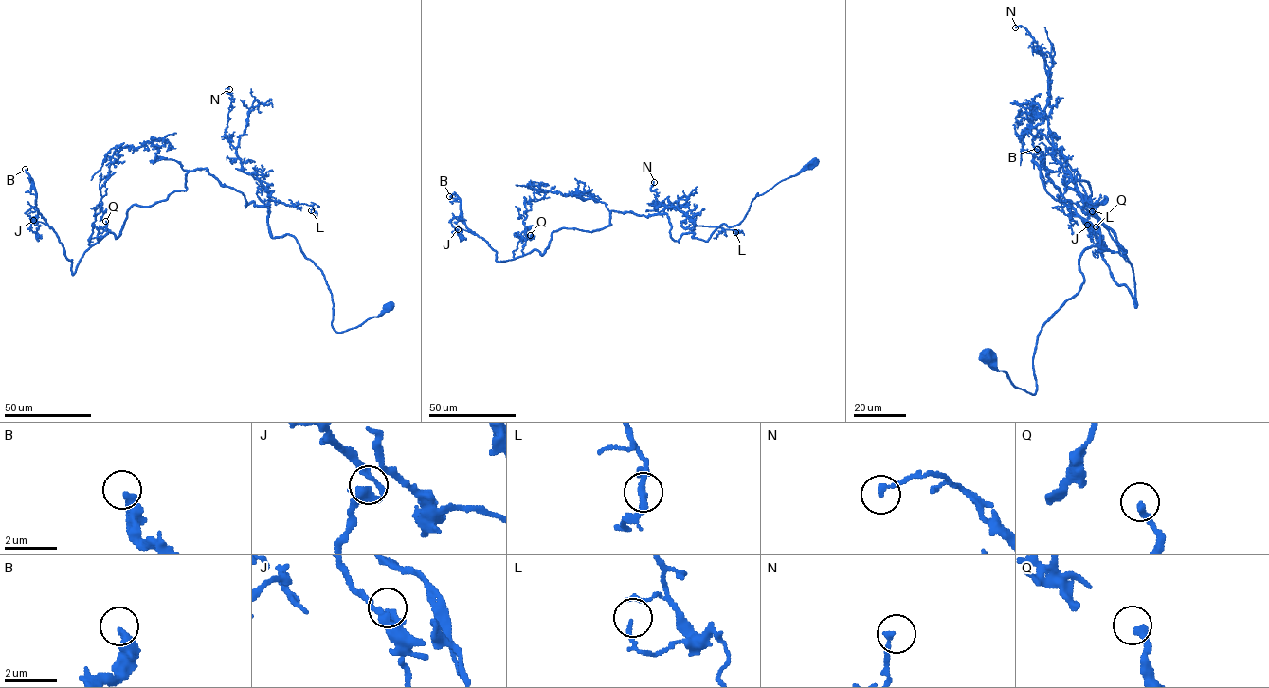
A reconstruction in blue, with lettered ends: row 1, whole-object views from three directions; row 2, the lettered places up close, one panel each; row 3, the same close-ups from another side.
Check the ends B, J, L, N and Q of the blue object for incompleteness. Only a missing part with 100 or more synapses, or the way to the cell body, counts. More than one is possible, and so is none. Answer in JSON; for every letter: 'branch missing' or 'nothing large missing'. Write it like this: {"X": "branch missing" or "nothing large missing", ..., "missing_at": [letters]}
{"B": "branch missing", "J": "nothing large missing", "L": "nothing large missing", "N": "nothing large missing", "Q": "nothing large missing", "missing_at": ["B"]}

